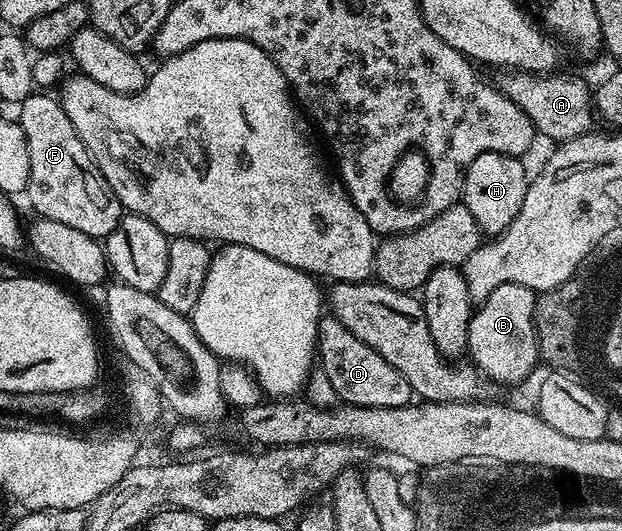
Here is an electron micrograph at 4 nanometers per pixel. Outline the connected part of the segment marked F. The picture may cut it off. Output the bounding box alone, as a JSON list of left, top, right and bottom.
[18,94,122,238]

